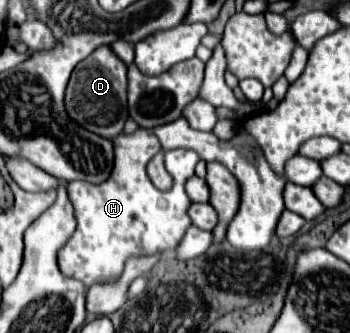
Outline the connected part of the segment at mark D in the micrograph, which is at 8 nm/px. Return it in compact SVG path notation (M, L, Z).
M100 46L88 58L84 58L76 68L68 82L66 90L66 110L74 122L82 128L92 130L108 140L122 134L124 124L128 120L128 76L126 64L114 56L110 46Z

